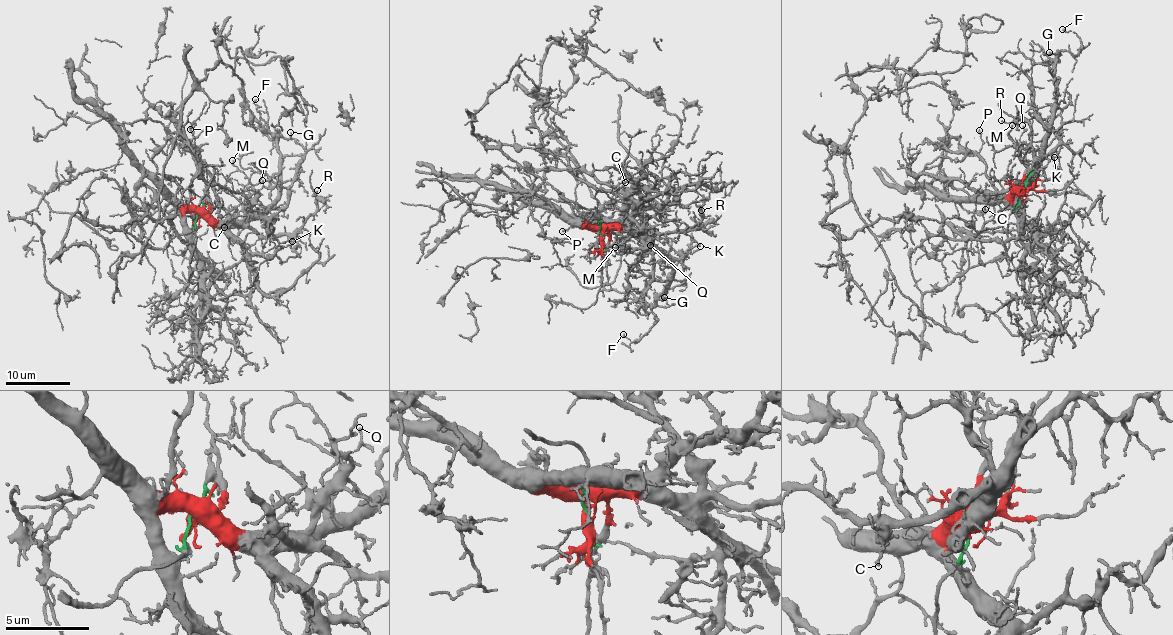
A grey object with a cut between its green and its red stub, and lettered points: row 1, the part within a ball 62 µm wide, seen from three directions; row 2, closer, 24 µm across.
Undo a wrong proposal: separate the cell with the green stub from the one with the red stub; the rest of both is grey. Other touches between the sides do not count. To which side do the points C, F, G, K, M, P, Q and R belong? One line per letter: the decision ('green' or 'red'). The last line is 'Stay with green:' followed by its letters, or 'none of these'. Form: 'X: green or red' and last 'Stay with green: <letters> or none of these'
C: red
F: red
G: red
K: red
M: red
P: red
Q: red
R: red
Stay with green: none of these

